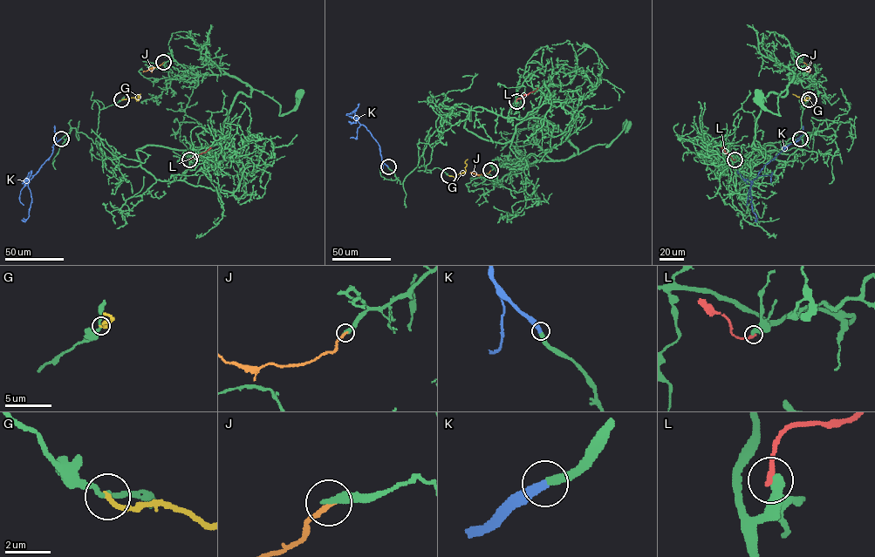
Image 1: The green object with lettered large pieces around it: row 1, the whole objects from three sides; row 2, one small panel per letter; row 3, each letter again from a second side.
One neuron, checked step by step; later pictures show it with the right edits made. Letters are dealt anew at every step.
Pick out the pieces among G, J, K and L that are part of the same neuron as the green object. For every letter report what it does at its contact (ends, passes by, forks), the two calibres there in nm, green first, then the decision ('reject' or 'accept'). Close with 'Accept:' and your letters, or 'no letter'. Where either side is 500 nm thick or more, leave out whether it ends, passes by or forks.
G: it ends there; 180 nm thick on the green side, 240 nm on the other; reject
J: it ends there; 360 nm thick on the green side, 220 nm on the other; reject
K: it ends there; 320 nm thick on the green side, 360 nm on the other; accept
L: 500 nm thick on the green side, 240 nm on the other; reject
Accept: K

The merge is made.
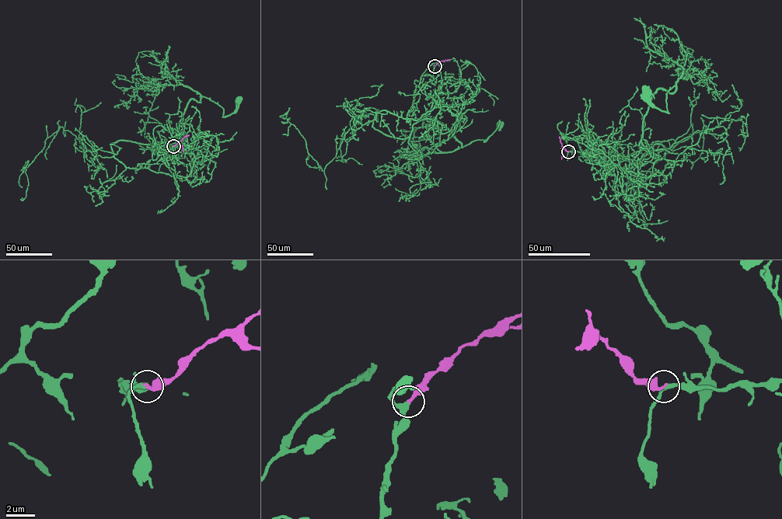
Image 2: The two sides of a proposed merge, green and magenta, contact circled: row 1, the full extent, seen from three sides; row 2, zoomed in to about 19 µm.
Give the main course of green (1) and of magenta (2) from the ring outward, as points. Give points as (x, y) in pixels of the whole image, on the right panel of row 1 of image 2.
1: (568, 151), (607, 169), (628, 165), (653, 94), (675, 86), (668, 113), (647, 90)
2: (568, 151), (563, 147), (559, 137)

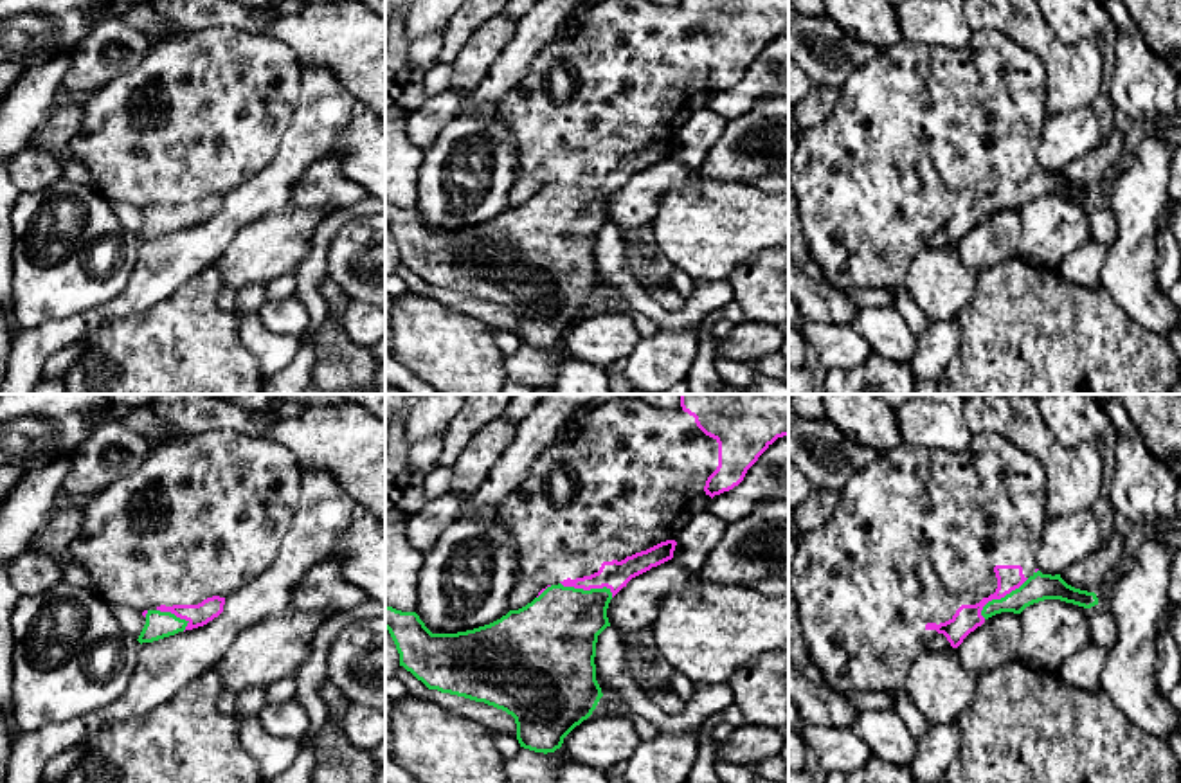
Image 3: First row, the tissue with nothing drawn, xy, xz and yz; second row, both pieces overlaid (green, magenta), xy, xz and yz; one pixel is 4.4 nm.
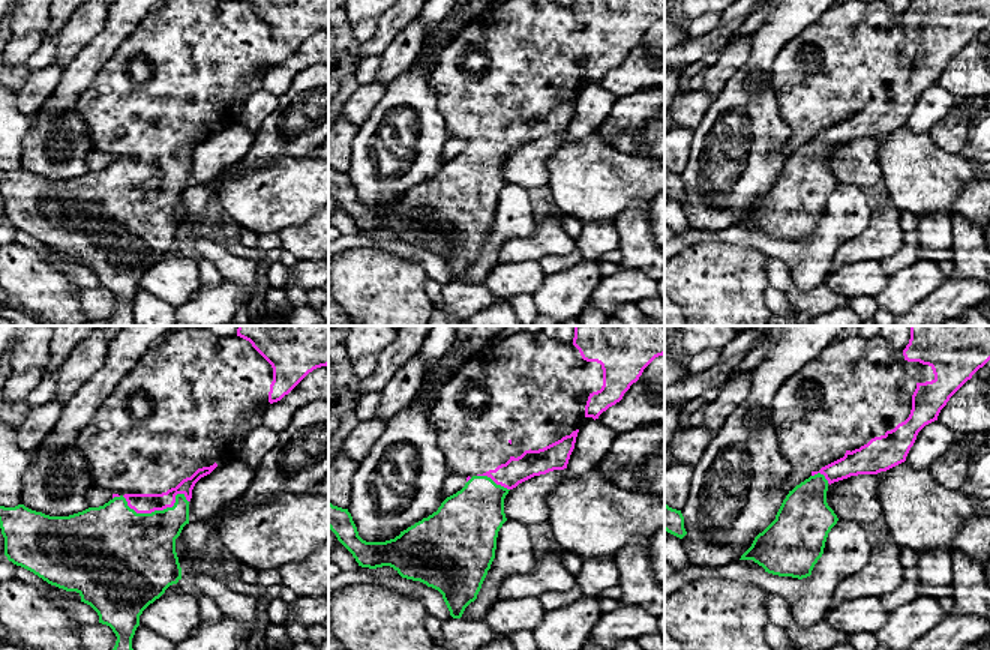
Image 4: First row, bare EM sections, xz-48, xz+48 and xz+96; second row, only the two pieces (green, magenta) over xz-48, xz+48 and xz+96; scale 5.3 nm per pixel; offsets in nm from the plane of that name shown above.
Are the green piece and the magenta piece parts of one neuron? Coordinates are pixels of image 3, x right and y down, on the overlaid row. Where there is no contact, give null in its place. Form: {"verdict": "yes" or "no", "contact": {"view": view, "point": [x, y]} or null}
{"verdict": "yes", "contact": {"view": "xz", "point": [587, 591]}}

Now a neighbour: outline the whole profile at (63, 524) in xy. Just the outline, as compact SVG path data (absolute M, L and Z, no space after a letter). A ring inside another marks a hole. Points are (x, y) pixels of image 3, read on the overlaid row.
M59 502L47 524L34 536L36 551L65 558L68 545L81 531L83 518L83 506Z

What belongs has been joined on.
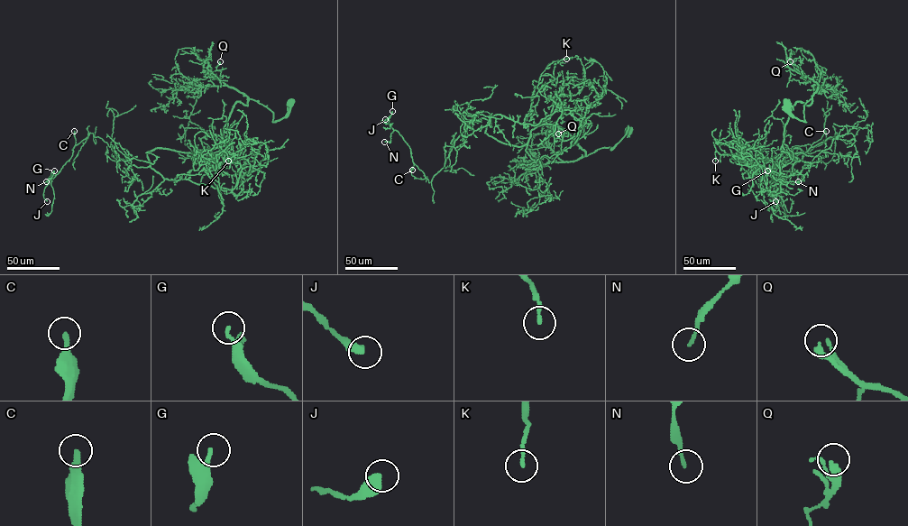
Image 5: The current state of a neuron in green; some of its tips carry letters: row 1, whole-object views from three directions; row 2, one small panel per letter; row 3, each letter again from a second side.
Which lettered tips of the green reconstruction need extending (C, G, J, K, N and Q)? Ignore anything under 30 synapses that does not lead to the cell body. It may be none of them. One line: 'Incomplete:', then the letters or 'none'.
Incomplete: Q

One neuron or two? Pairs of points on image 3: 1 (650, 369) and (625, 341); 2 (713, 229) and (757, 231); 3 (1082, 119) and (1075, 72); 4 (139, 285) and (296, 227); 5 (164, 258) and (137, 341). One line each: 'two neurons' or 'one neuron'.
1: two neurons
2: one neuron
3: two neurons
4: two neurons
5: two neurons

